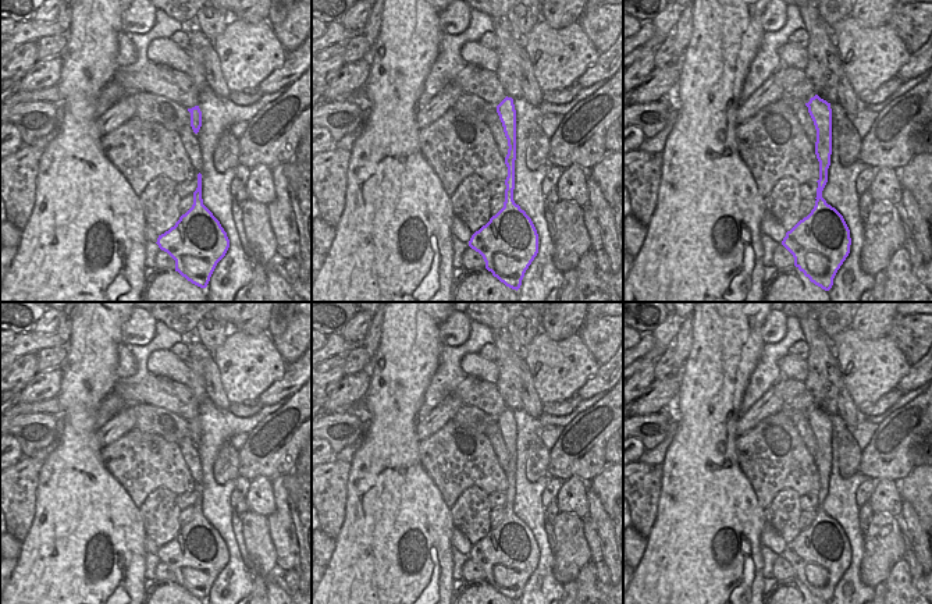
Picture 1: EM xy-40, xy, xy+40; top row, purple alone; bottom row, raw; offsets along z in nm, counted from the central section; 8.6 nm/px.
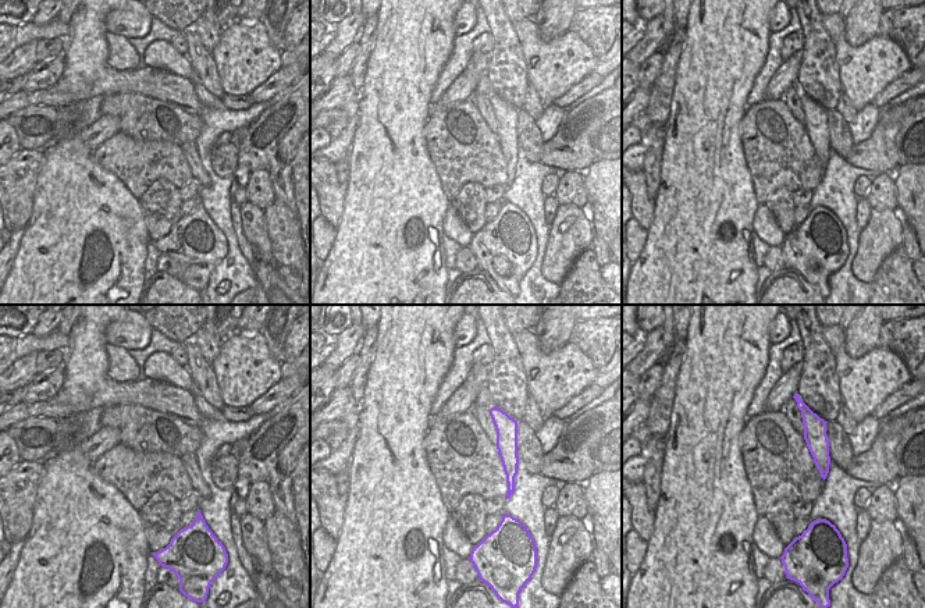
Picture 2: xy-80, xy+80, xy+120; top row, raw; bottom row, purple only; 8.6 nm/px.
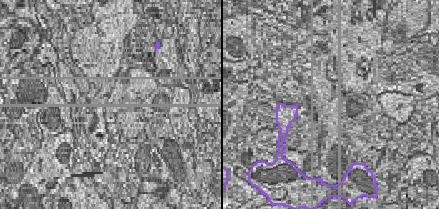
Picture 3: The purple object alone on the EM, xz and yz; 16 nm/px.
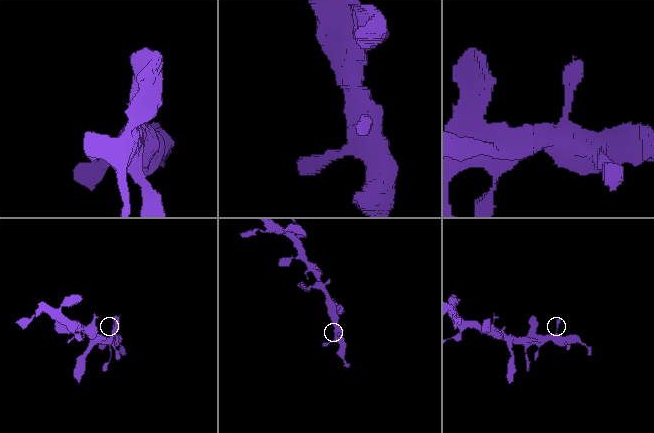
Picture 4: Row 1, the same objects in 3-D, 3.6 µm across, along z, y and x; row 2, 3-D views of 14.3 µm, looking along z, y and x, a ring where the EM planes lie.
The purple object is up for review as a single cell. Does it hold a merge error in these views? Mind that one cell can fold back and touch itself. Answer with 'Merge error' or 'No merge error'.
No merge error

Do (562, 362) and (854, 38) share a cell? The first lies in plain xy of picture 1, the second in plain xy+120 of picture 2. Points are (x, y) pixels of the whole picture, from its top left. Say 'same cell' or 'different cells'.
different cells

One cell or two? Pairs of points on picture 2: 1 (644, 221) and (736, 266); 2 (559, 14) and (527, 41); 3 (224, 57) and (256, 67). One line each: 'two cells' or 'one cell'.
1: two cells
2: two cells
3: one cell

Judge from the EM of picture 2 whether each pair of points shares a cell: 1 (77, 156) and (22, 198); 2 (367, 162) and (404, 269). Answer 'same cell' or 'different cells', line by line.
1: different cells
2: same cell

